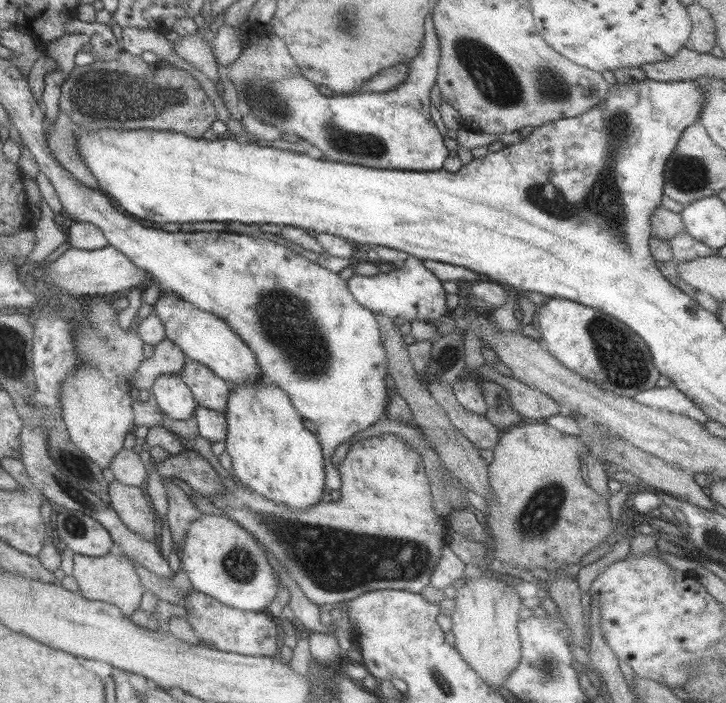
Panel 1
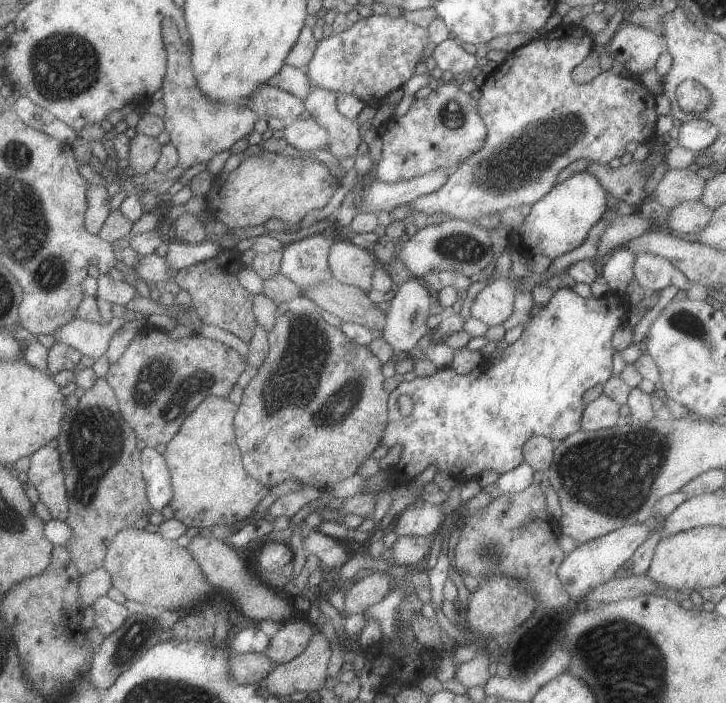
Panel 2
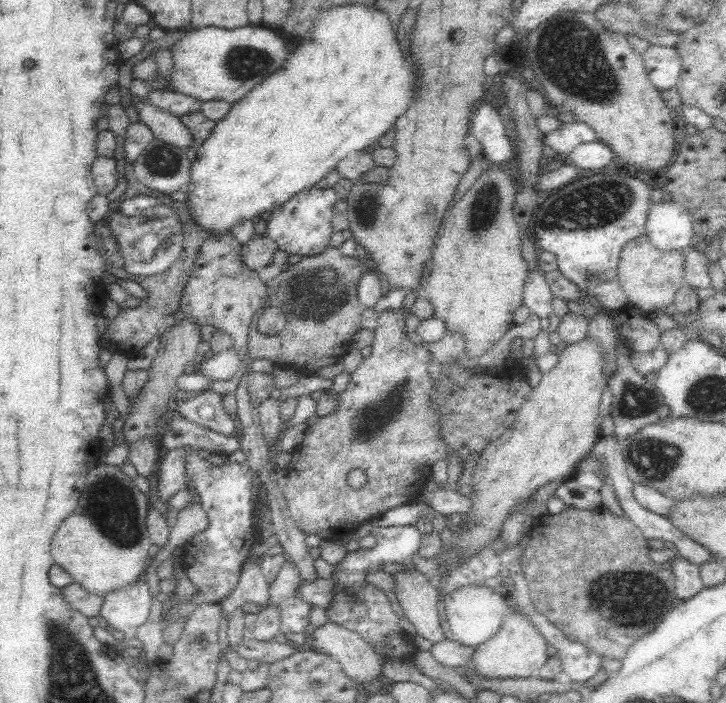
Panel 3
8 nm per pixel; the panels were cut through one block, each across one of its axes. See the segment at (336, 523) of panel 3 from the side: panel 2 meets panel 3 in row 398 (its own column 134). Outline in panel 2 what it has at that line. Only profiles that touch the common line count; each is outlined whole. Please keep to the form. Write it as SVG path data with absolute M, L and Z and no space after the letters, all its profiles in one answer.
M146 325L135 333L132 341L120 359L108 368L107 379L112 385L123 420L135 431L136 440L142 440L147 447L167 444L179 430L185 416L206 396L227 397L231 387L236 384L239 374L248 371L244 358L229 346L193 332L191 336L171 339L167 332Z

